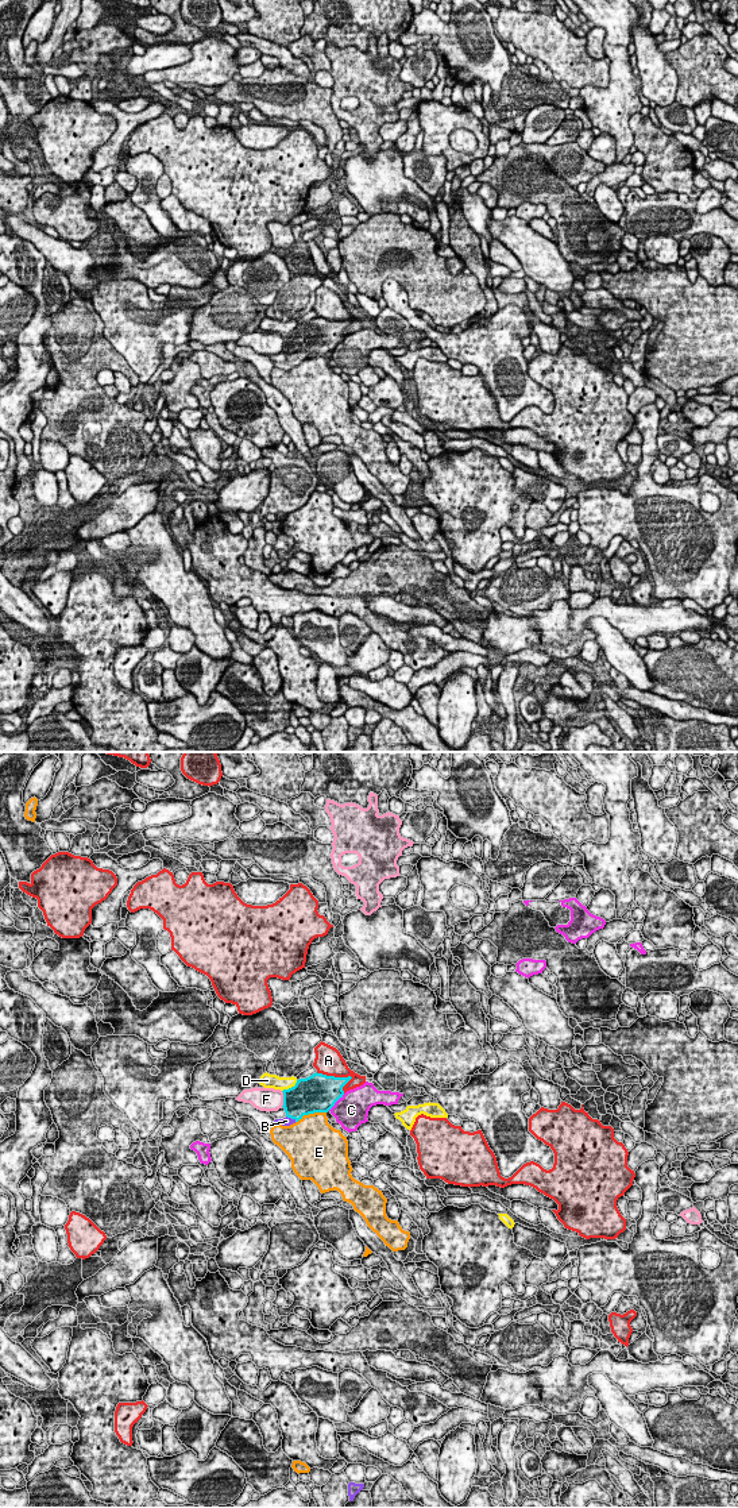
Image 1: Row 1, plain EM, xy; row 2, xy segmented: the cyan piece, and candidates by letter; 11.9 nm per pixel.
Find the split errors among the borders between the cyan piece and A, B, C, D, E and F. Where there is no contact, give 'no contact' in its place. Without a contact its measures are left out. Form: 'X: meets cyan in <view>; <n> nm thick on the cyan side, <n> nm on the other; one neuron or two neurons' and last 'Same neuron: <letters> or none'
A: meets cyan in xy; 440 nm thick on the cyan side, 320 nm on the other; two neurons
B: meets cyan in xy; 380 nm thick on the cyan side, 100 nm on the other; one neuron
C: meets cyan in xy; 460 nm thick on the cyan side, 400 nm on the other; two neurons
D: meets cyan in xy; 420 nm thick on the cyan side, 160 nm on the other; two neurons
E: meets cyan in xy; 440 nm thick on the cyan side, 440 nm on the other; two neurons
F: meets cyan in xy; 380 nm thick on the cyan side, 280 nm on the other; two neurons
Same neuron: B

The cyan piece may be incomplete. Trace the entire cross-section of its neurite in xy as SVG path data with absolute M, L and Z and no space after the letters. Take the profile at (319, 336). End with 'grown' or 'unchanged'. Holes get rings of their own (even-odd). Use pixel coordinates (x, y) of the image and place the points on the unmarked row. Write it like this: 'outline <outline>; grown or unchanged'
outline M313 317L306 323L297 324L295 329L283 333L283 352L286 360L275 363L274 367L290 370L304 359L328 356L335 347L343 342L343 331L352 321L335 321L322 317Z; grown

